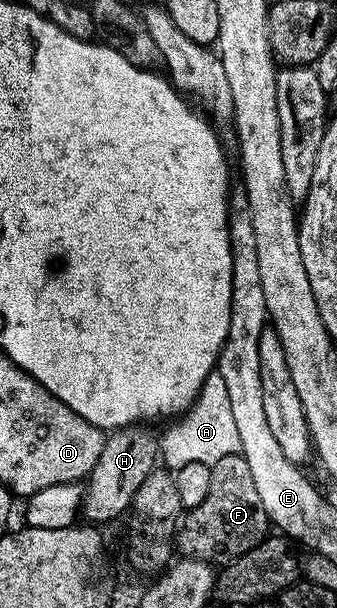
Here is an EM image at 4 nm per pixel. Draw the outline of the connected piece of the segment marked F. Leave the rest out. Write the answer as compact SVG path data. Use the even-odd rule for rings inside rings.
M242 455L222 459L212 466L210 494L202 506L187 509L175 536L175 547L185 557L206 560L216 566L242 558L247 551L254 550L269 535L270 521L266 510L262 510L262 497L254 487L250 466Z

